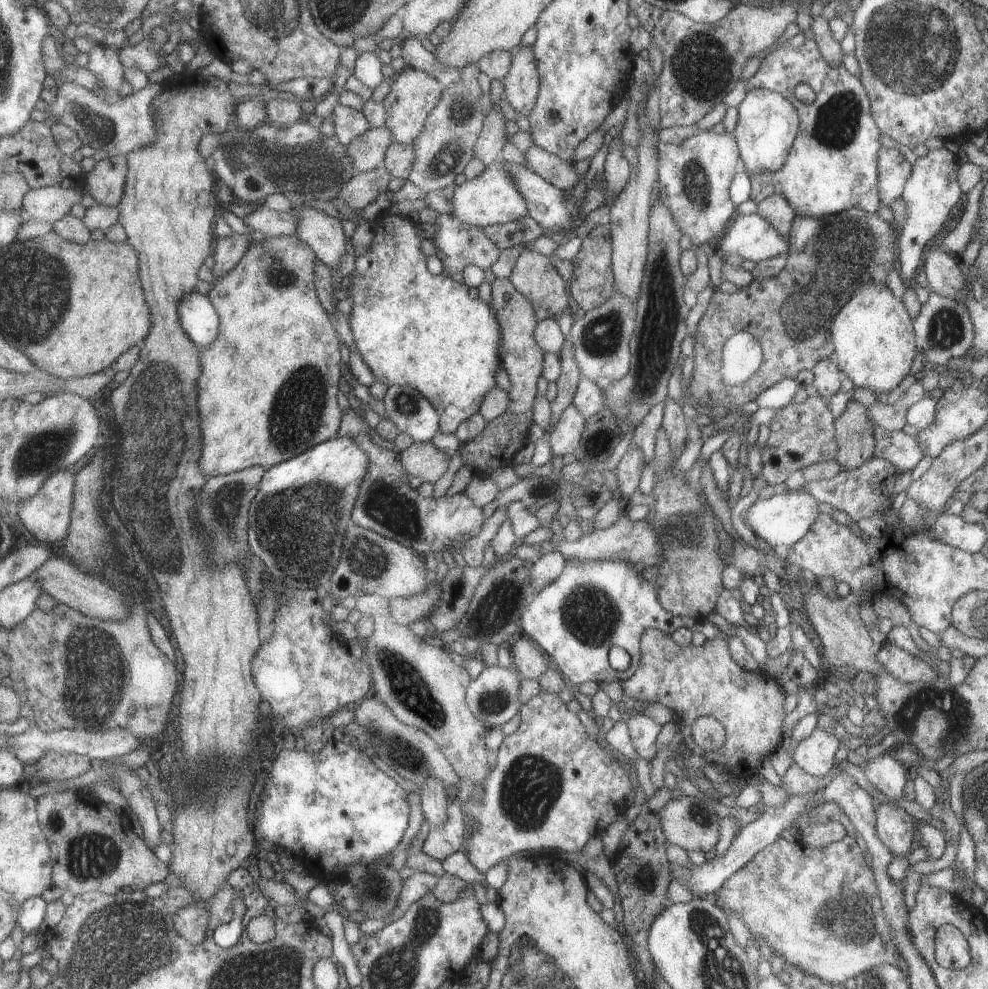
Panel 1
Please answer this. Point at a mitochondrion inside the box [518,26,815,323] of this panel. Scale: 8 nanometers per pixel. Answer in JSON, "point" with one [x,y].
{"point":[701,66]}

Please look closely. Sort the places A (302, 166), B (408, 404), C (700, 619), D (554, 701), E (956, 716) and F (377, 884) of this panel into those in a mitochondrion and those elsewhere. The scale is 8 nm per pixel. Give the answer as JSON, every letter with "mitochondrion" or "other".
{"A":"mitochondrion","B":"mitochondrion","C":"other","D":"other","E":"mitochondrion","F":"mitochondrion"}

